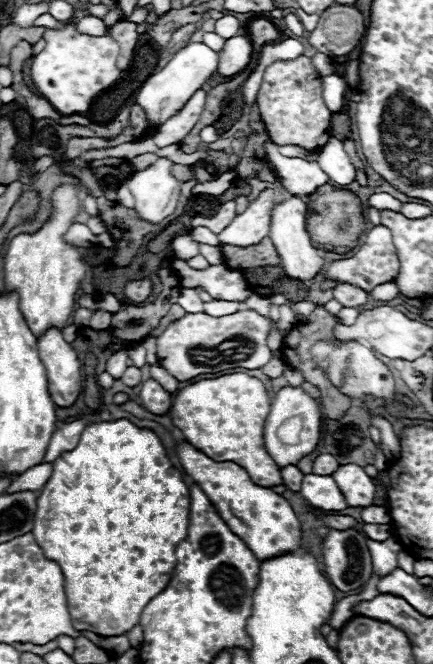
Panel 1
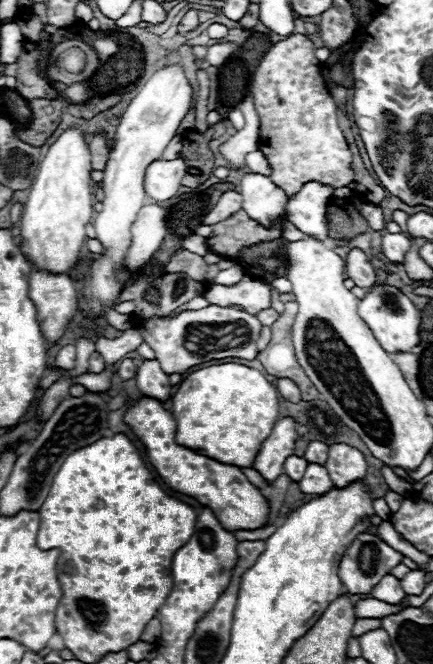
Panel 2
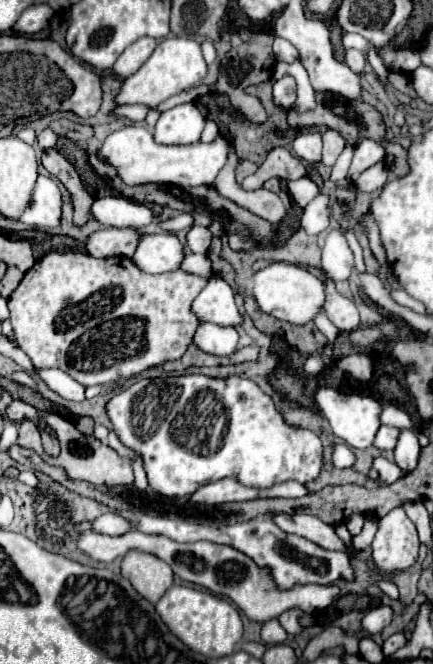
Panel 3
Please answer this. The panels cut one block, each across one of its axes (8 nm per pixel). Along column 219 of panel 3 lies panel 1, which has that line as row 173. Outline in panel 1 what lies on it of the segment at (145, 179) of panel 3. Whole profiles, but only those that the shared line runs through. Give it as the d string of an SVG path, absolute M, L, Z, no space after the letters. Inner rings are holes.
M158 160L154 166L136 172L128 188L136 200L136 212L148 222L160 222L170 216L178 204L180 180L172 176L172 162Z

